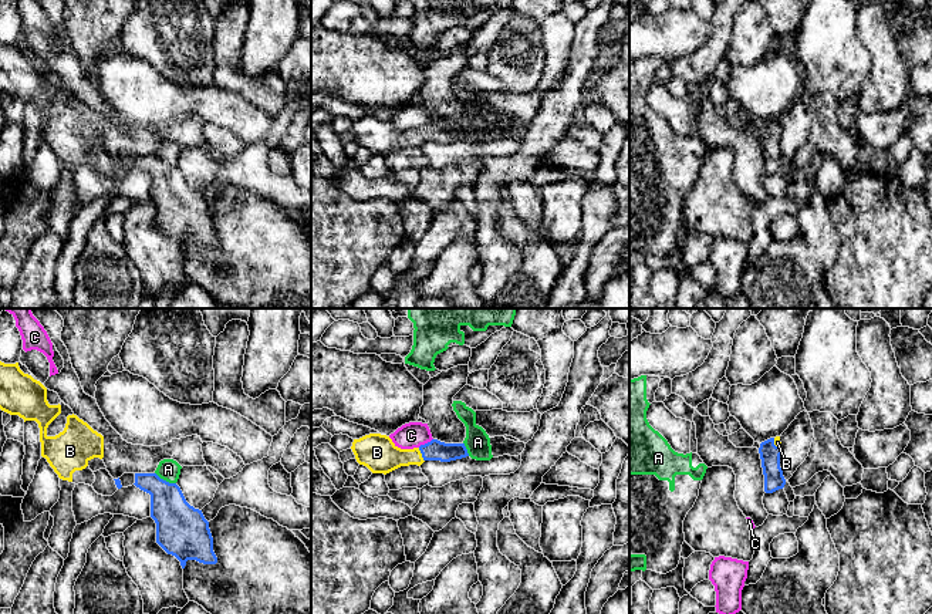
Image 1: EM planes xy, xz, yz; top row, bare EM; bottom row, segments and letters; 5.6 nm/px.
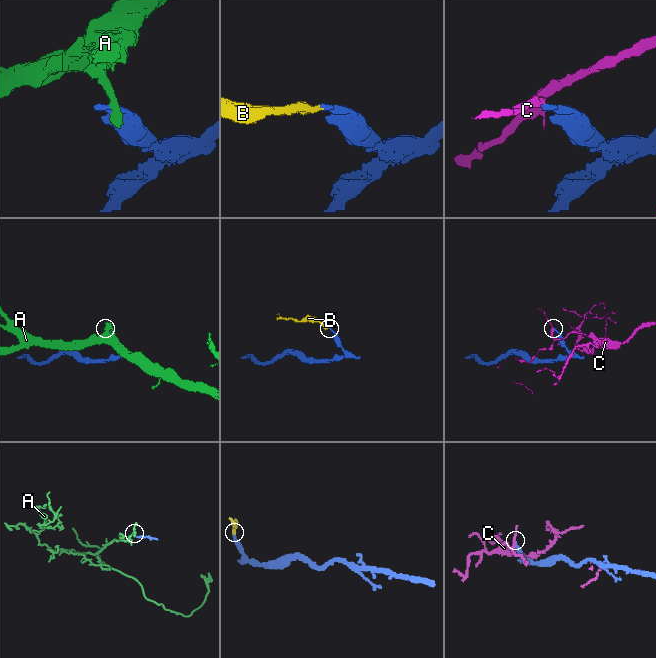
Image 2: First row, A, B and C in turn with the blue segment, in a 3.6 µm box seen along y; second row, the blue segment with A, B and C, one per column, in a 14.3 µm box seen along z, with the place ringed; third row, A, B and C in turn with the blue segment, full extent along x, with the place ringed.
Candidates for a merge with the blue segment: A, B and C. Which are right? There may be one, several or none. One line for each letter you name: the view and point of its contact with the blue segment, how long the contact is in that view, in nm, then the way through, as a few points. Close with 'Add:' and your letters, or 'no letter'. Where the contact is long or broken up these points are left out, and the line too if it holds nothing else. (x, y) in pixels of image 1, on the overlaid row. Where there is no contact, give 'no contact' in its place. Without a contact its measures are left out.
B: xz (422, 455) | 90 nm | across xz (435, 449), (422, 455), (382, 456), (378, 452)
Add: B

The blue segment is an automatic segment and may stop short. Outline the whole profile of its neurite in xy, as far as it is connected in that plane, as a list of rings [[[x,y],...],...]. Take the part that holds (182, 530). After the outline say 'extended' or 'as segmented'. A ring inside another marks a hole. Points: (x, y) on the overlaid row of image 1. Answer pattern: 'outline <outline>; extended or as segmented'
outline [[[135,473],[136,488],[151,495],[151,517],[156,523],[156,543],[175,556],[182,569],[188,560],[216,564],[213,537],[202,510],[190,506],[180,488],[156,473]]]; as segmented

